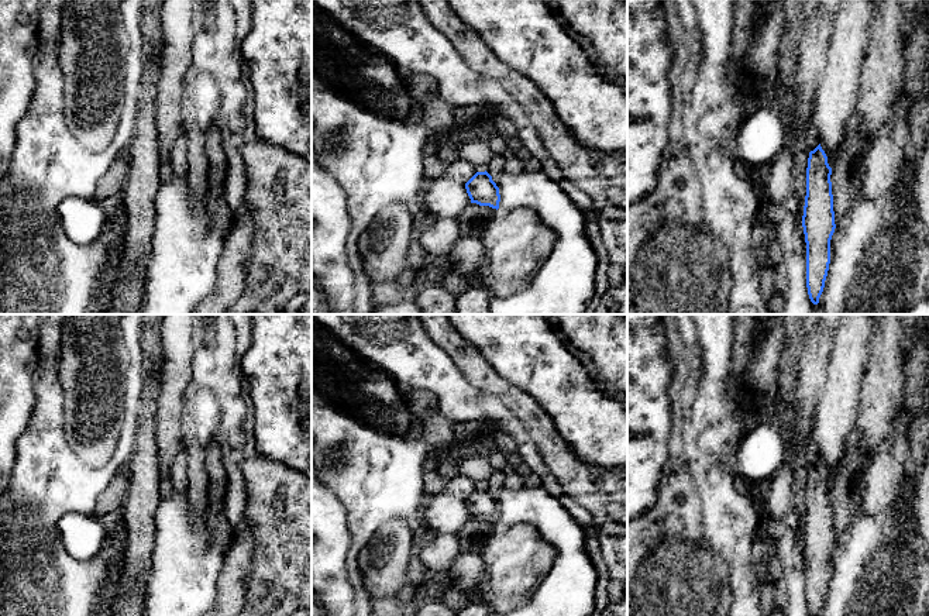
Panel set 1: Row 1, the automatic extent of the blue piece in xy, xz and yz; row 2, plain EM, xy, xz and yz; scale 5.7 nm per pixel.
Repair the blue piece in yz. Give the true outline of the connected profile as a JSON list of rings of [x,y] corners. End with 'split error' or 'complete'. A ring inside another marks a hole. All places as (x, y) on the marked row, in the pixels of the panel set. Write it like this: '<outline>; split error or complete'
[[[820,144],[809,152],[806,168],[806,196],[802,227],[806,242],[806,288],[813,304],[825,288],[830,264],[830,240],[835,233],[832,168]]]; complete

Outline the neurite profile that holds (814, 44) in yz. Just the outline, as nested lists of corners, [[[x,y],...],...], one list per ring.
[[[819,8],[815,18],[806,21],[799,42],[798,68],[795,75],[798,97],[798,127],[792,135],[794,173],[792,192],[804,202],[806,196],[806,168],[809,151],[806,133],[816,106],[818,86],[826,66],[833,21]]]

